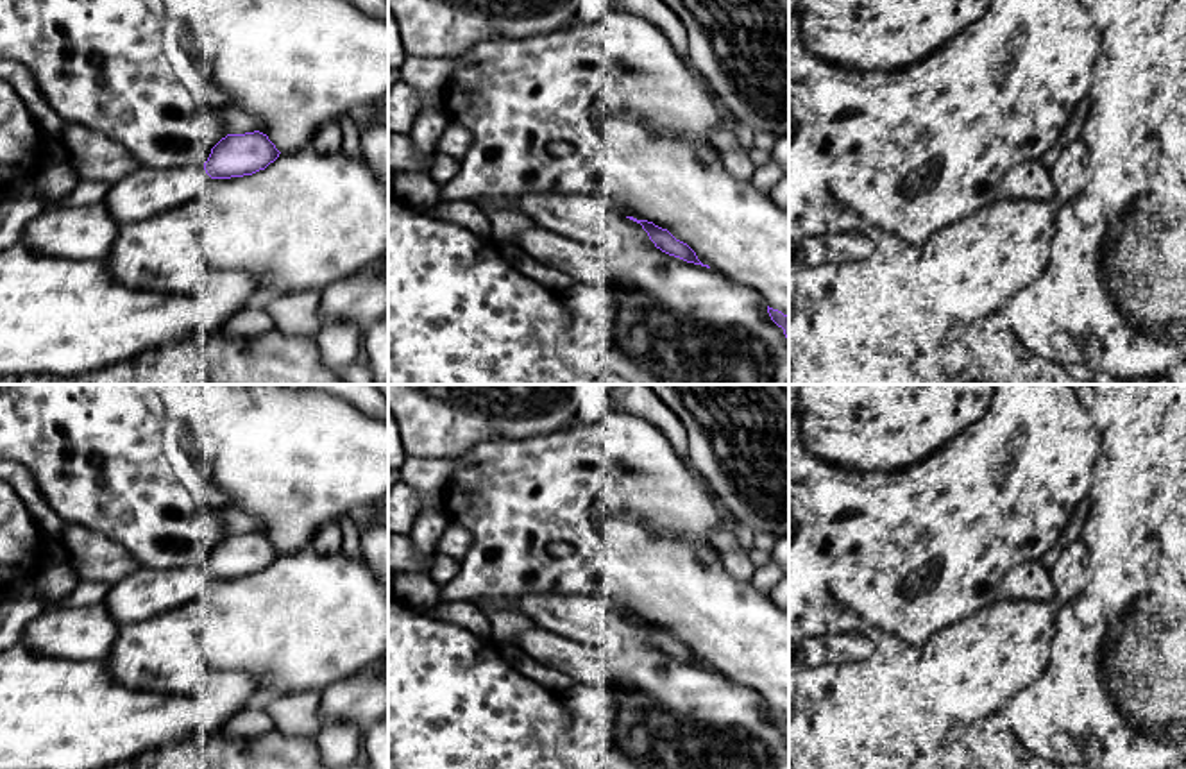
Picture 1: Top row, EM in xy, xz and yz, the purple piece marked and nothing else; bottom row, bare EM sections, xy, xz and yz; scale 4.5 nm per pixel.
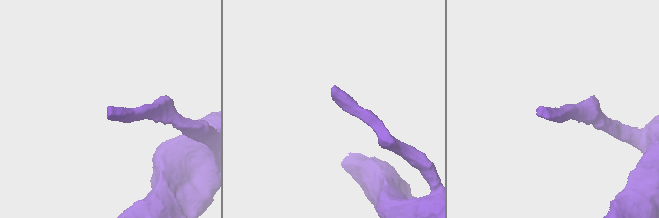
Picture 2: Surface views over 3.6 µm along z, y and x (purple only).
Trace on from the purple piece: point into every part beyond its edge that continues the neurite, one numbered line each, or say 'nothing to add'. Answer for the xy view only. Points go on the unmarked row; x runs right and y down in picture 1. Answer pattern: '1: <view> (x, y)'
1: xy (145, 592)

